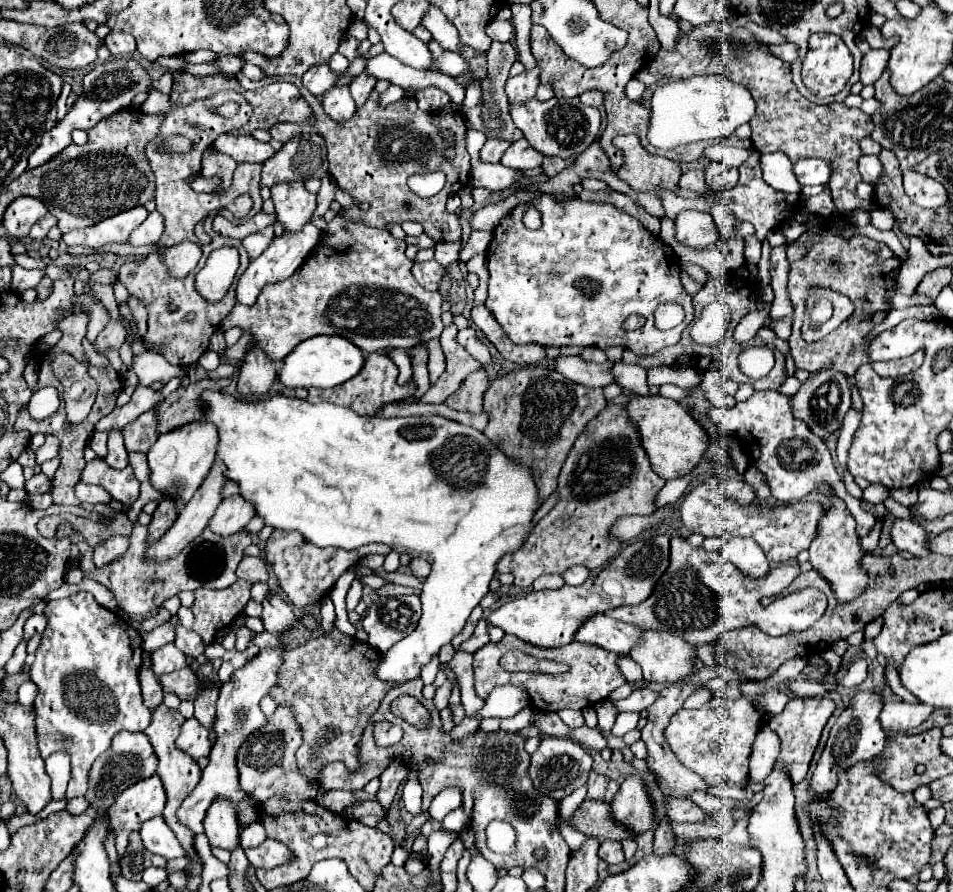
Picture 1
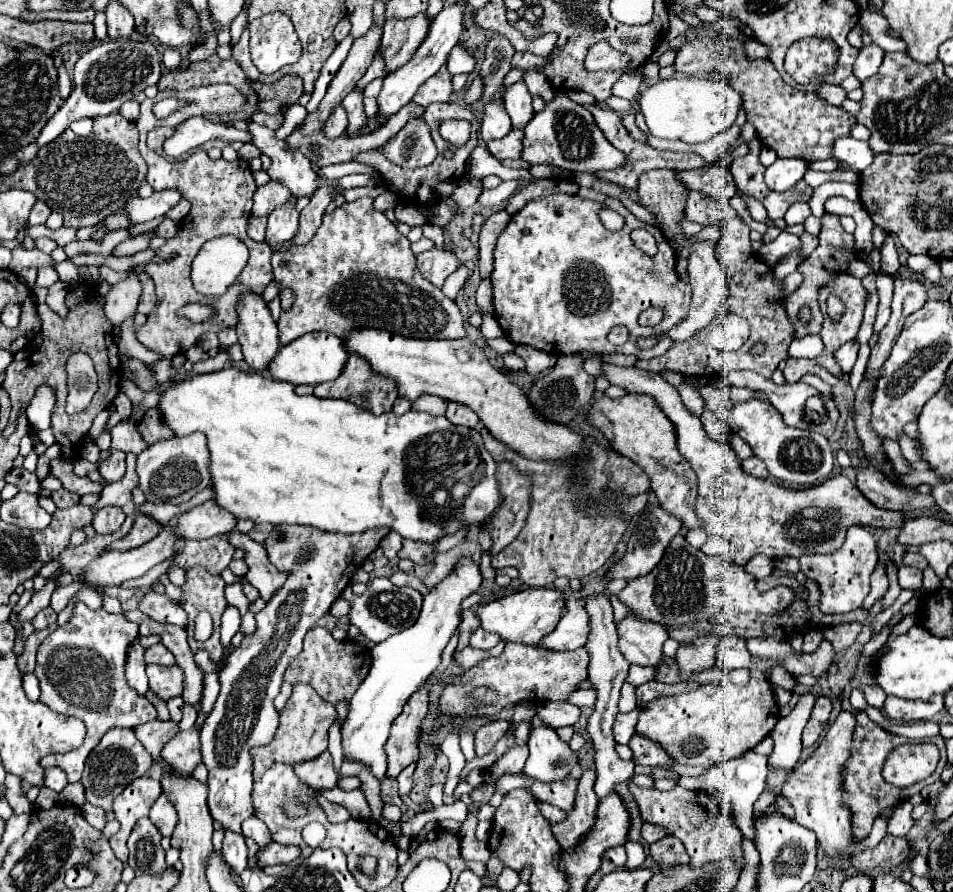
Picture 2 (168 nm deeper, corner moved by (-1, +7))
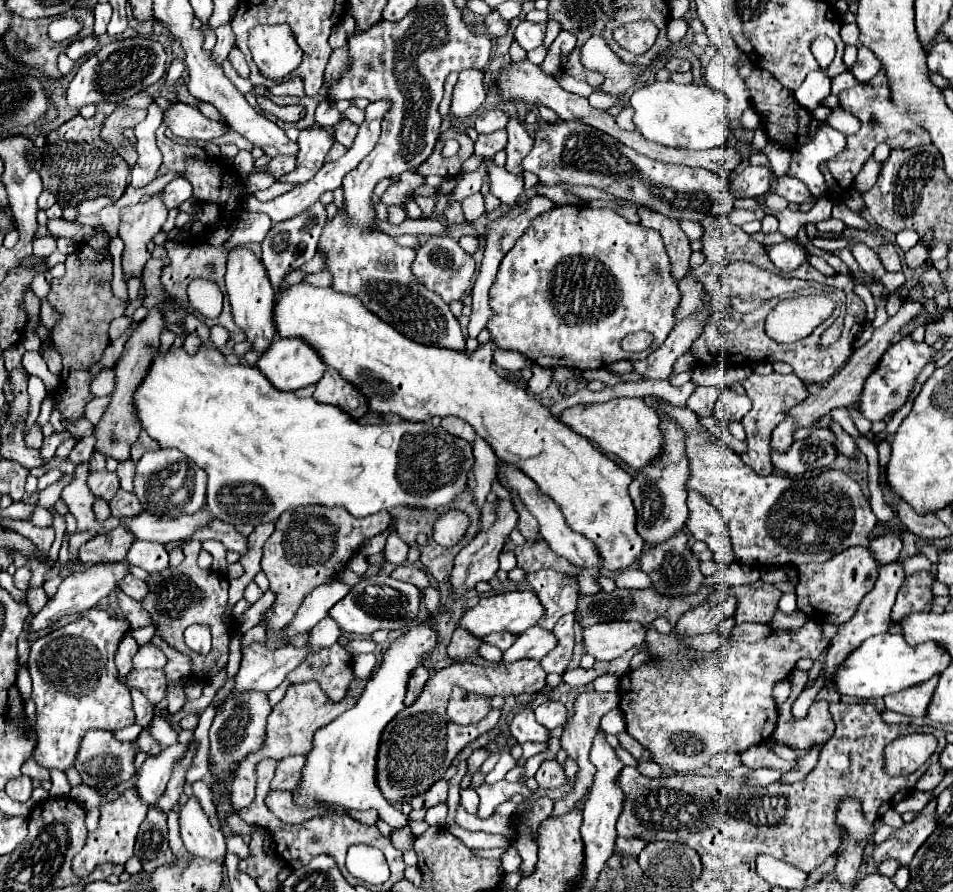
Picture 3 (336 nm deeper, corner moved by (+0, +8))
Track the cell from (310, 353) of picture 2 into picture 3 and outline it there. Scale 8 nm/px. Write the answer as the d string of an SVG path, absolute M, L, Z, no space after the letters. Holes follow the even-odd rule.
M279 338L259 358L257 368L279 390L295 392L315 384L327 370L303 340Z

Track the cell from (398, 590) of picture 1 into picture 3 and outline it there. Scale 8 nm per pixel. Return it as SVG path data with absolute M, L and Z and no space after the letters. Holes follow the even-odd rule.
M403 564L403 566L397 566L397 568L391 572L391 576L393 576L395 580L415 584L417 588L429 586L429 576L427 576L427 572L425 572L419 564Z

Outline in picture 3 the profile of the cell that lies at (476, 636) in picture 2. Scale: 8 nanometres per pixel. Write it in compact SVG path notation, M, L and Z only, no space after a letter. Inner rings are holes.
M505 632L505 634L489 634L489 636L485 636L485 640L483 640L483 642L489 642L489 644L493 644L493 646L501 648L501 650L507 650L507 648L513 644L513 640L515 640L515 638L517 638L515 634Z

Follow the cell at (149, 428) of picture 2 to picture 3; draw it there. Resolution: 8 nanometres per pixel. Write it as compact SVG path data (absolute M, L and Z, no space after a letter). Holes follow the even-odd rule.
M141 430L137 442L135 442L133 448L131 448L131 460L137 464L139 458L141 458L145 452L149 452L149 450L157 450L157 448L159 448L159 444L157 444L155 440L149 440L149 434L145 434L145 432Z

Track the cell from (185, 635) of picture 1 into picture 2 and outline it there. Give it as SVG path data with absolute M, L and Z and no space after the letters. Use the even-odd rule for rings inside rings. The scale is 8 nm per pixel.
M146 593L142 597L138 609L144 615L148 615L150 619L158 621L158 623L172 623L172 625L178 625L178 627L186 627L188 625L186 611L176 601L168 599L166 595Z

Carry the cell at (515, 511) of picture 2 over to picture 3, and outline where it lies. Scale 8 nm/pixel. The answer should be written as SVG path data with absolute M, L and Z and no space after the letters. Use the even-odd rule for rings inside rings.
M501 500L501 502L499 502L499 520L497 520L489 530L485 530L485 532L481 532L479 536L475 536L475 538L455 556L455 568L453 568L453 572L451 572L451 586L453 586L453 596L455 596L455 598L459 598L459 596L463 596L465 592L473 590L477 582L481 582L481 580L489 582L489 580L495 576L495 572L497 572L497 568L499 568L499 560L497 560L497 558L499 558L499 552L501 552L501 548L503 548L505 540L509 538L509 534L511 534L511 530L513 530L515 524L517 524L517 512L515 512L513 504L507 502L507 500Z

